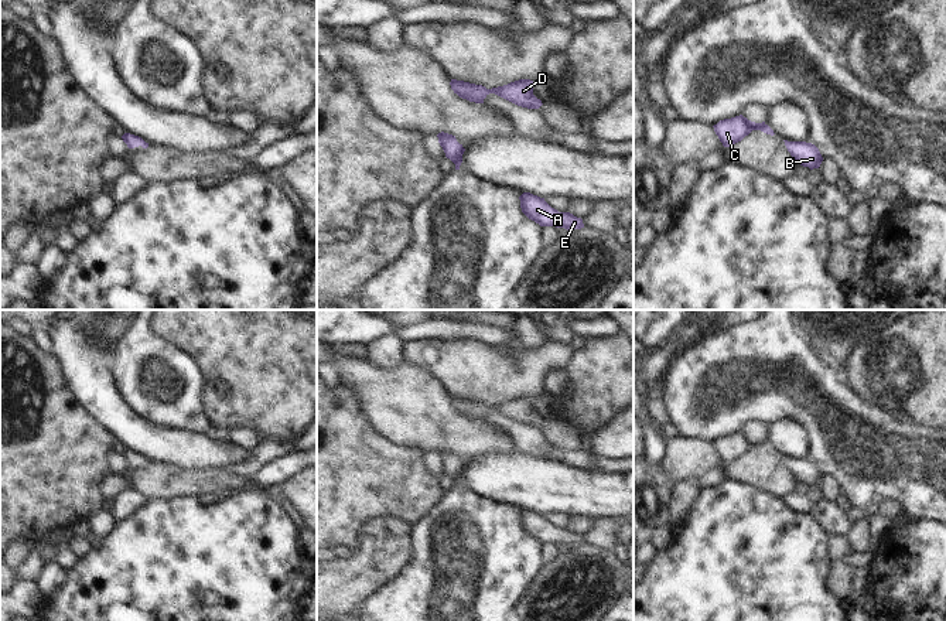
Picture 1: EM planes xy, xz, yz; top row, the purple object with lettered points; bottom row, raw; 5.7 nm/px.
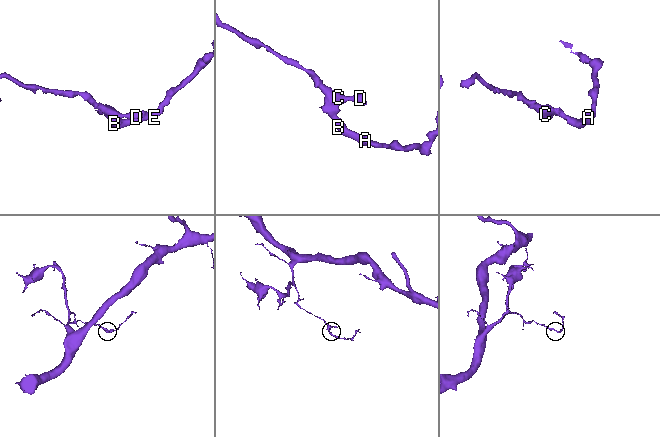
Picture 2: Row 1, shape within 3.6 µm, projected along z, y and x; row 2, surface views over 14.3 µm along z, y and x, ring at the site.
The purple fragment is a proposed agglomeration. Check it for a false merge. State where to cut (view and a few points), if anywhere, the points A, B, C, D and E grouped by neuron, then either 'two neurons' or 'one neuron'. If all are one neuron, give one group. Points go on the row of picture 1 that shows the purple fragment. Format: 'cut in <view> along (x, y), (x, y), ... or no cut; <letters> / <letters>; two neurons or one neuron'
no cut; A B C D E; one neuron

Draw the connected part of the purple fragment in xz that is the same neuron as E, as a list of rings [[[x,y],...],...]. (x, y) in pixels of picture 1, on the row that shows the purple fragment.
[[[523,192],[519,199],[522,212],[540,226],[556,226],[567,231],[584,228],[581,218],[577,218],[570,212],[559,212],[551,208],[544,198],[530,192]]]

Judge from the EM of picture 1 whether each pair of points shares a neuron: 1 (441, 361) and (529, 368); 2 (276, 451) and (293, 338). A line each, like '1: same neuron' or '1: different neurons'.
1: same neuron
2: different neurons

